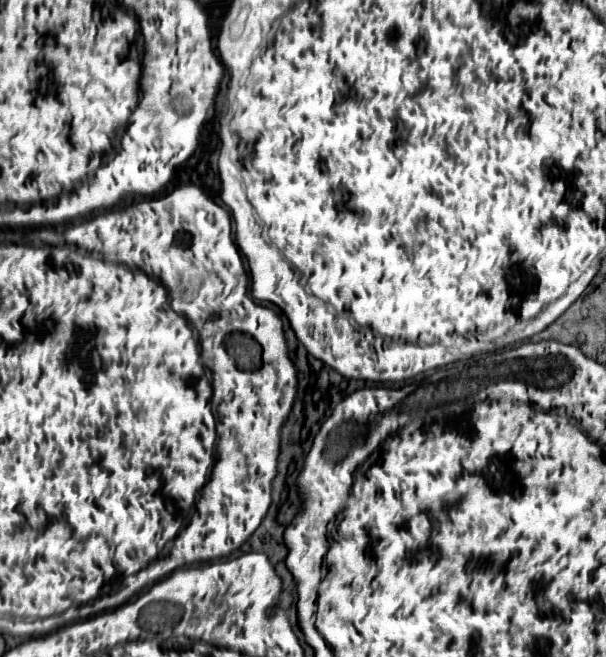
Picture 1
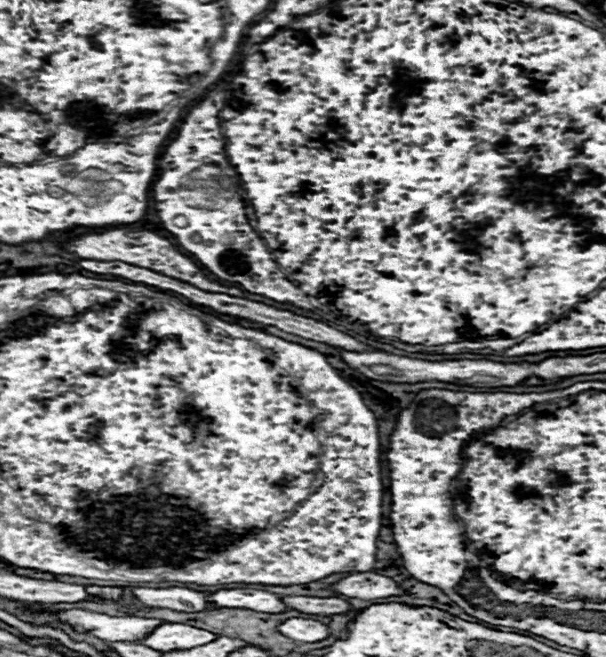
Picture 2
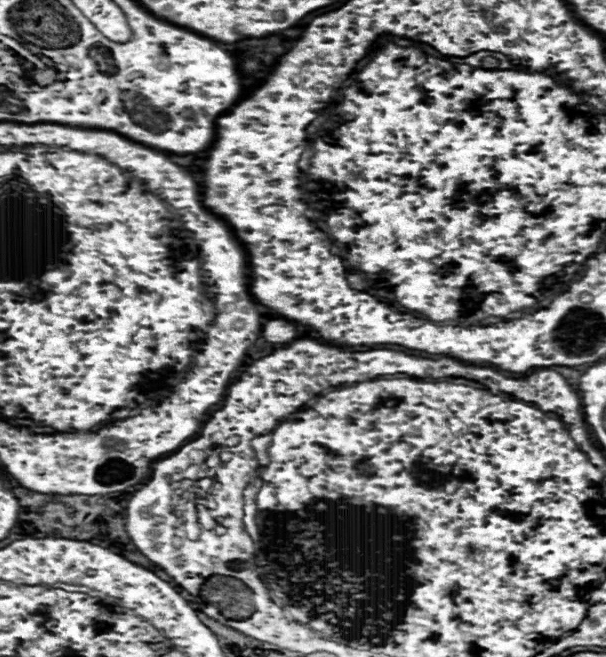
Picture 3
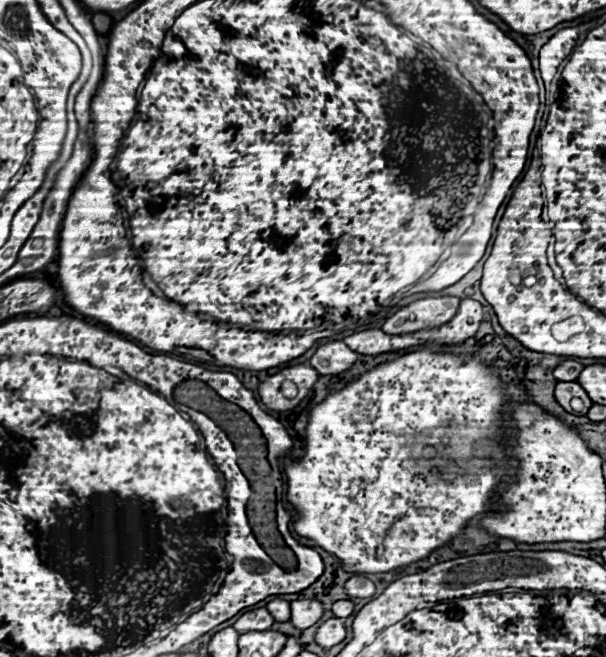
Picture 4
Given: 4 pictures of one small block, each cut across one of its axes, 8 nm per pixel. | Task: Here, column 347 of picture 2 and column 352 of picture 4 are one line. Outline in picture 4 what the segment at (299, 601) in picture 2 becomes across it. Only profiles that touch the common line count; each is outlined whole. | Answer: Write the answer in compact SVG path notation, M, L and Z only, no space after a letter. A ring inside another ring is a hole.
M338 600L338 602L334 602L332 612L334 612L336 618L346 618L346 616L350 616L354 612L354 602L350 602L350 600Z

